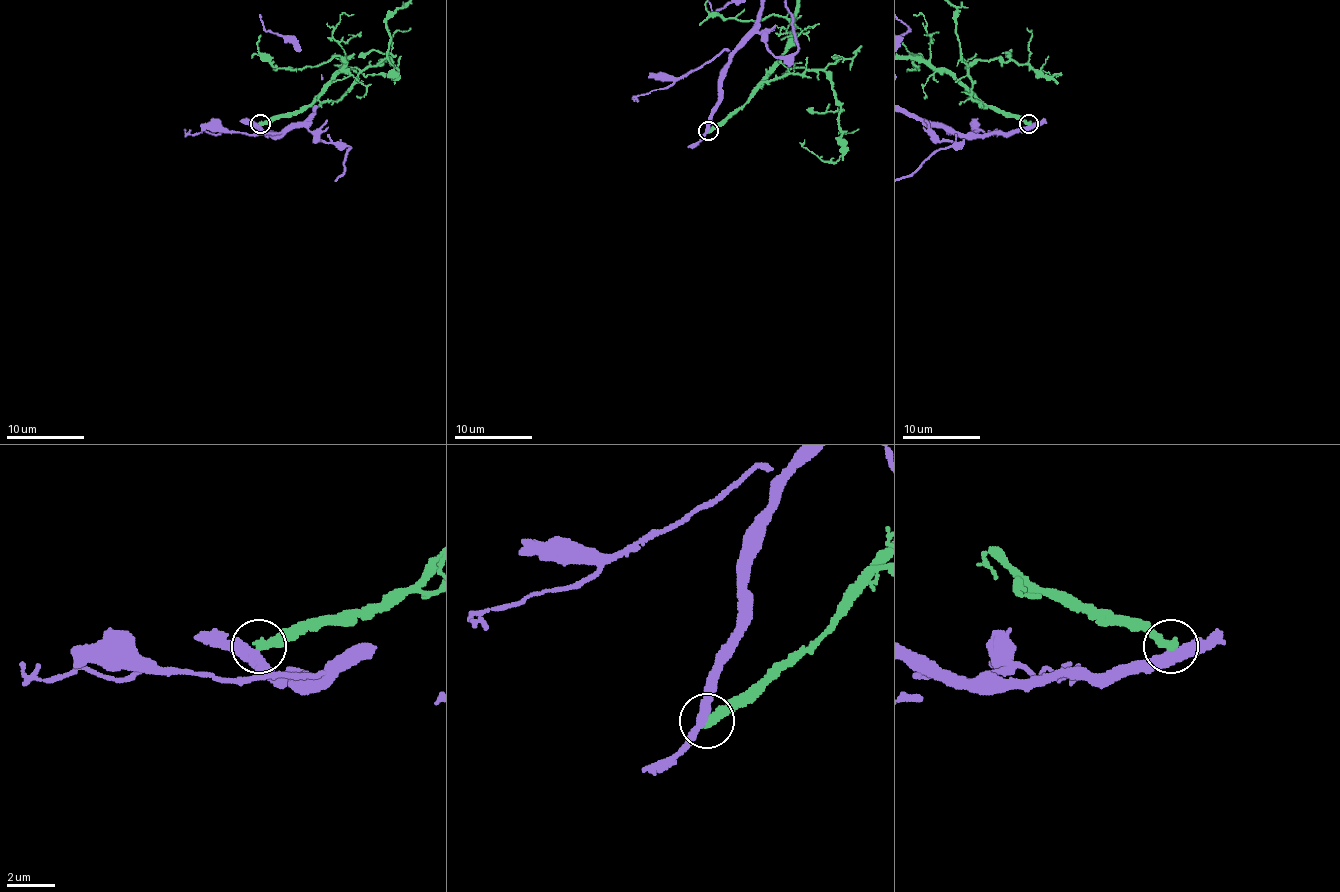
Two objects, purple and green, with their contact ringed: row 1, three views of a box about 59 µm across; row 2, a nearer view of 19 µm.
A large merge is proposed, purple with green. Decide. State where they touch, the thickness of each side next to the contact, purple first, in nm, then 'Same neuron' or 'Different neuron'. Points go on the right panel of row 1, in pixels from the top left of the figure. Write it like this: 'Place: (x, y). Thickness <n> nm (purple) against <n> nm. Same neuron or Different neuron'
Place: (1029, 124). Thickness 380 nm (purple) against 360 nm. Different neuron

